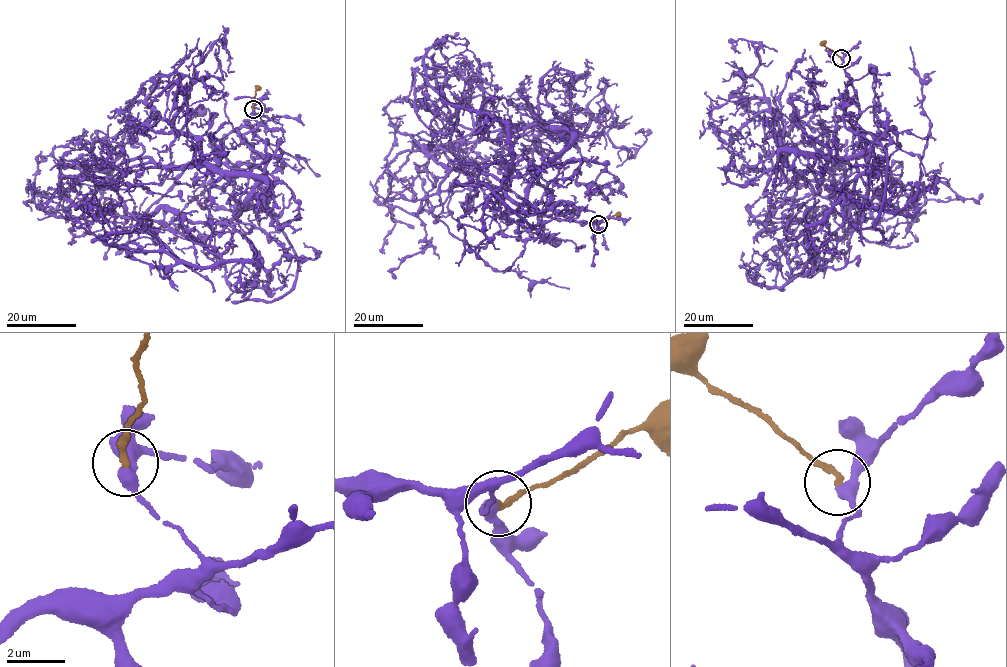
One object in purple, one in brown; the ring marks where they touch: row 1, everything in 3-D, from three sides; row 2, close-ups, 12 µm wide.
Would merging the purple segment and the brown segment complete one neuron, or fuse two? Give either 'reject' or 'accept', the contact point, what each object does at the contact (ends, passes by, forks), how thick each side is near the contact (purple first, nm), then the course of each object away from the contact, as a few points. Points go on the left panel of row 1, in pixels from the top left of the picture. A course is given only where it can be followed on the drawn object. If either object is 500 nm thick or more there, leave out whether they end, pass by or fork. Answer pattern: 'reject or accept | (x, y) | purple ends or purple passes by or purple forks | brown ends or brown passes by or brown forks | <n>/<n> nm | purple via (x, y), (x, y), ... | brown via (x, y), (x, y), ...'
accept | (253, 109) | purple passes by | brown ends | 360/240 nm | purple via (253, 110), (122, 228), (98, 130), (170, 121), (190, 78), (150, 78), (109, 118) | brown via (253, 109), (256, 90), (260, 87)

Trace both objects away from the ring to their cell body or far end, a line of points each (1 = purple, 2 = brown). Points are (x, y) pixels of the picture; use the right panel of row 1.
1: (842, 58), (864, 181), (916, 202), (856, 144), (833, 161), (821, 126), (781, 135), (740, 103), (795, 153)
2: (841, 59), (820, 42)

